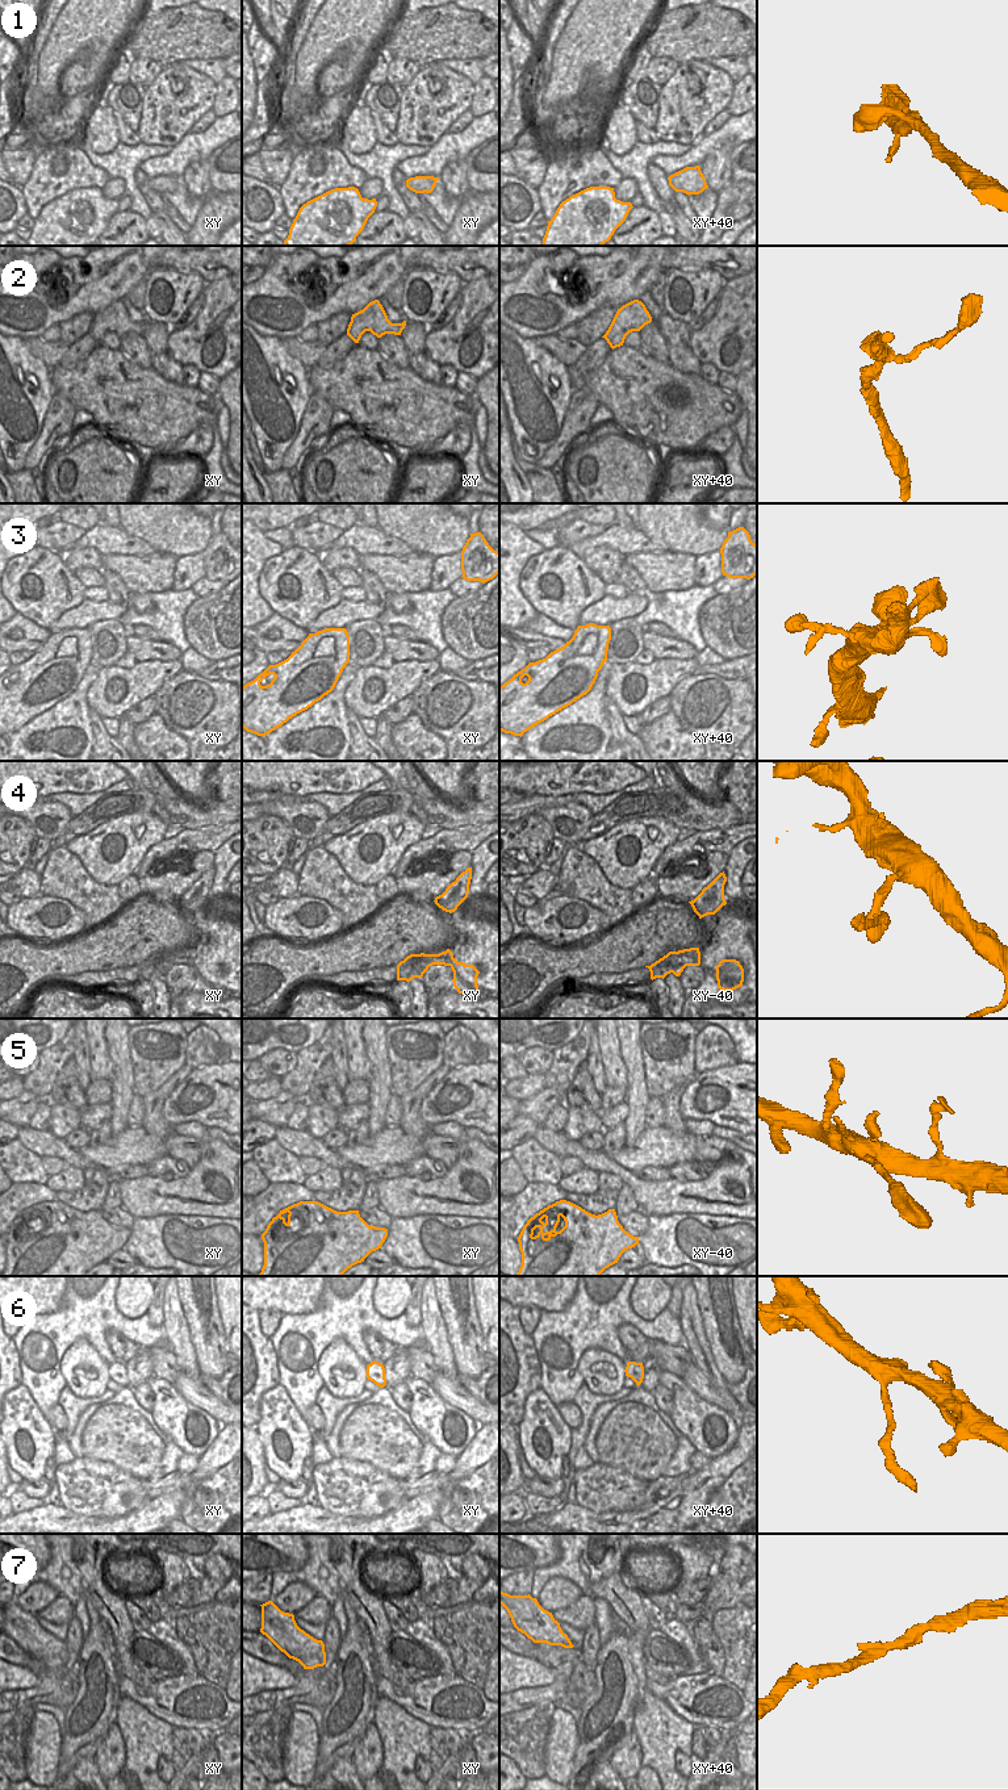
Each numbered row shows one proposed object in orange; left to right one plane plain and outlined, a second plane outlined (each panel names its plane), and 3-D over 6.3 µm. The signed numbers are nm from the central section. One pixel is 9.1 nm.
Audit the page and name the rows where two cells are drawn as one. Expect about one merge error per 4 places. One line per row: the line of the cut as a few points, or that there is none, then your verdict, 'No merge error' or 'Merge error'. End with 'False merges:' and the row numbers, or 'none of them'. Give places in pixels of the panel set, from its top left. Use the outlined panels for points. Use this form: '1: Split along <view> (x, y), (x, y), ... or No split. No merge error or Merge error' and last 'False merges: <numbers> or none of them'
1: No split. No merge error
2: No split. No merge error
3: No split. No merge error
4: Split along xy (454, 958), (450, 965). Merge error
5: No split. No merge error
6: Split along xy (369, 1364), (376, 1379), (384, 1385). Merge error
7: No split. No merge error
False merges: 4, 6

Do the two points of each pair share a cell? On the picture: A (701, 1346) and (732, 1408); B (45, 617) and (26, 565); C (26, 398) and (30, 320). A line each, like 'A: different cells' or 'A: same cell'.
A: same cell
B: same cell
C: different cells

